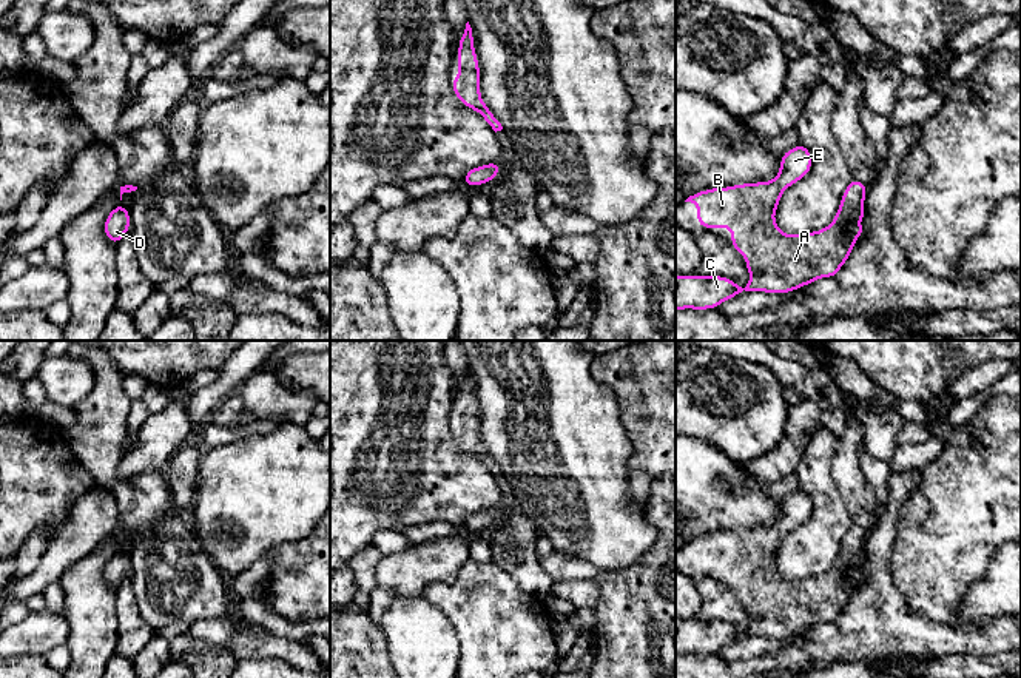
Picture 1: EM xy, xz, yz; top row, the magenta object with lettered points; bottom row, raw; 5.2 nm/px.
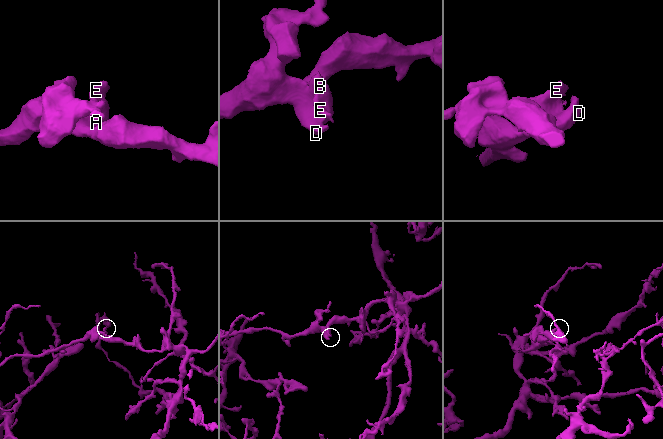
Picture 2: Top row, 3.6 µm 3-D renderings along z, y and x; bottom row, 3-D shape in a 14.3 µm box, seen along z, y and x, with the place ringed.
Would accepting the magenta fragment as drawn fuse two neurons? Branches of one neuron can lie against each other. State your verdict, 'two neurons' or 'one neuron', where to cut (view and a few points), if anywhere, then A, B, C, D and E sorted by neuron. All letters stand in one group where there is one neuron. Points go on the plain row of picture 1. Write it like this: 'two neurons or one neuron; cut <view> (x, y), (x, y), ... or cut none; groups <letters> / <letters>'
one neuron; cut none; groups A B C D E

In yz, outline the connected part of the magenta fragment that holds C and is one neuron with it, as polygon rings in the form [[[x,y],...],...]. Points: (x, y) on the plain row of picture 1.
[[[797,490],[783,498],[780,515],[770,527],[740,529],[725,533],[711,533],[689,541],[685,547],[697,550],[697,569],[708,573],[730,573],[731,590],[740,601],[746,602],[750,627],[740,633],[723,621],[679,621],[676,619],[676,656],[683,653],[709,655],[740,638],[790,638],[816,627],[821,623],[834,623],[851,599],[854,587],[864,578],[859,569],[865,561],[867,530],[853,524],[842,539],[839,555],[833,567],[813,578],[785,579],[774,566],[782,538],[811,515],[811,498],[807,492]]]

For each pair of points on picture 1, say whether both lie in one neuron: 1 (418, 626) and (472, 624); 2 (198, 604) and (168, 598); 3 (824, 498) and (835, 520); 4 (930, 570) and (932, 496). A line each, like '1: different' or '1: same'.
1: different
2: same
3: same
4: same

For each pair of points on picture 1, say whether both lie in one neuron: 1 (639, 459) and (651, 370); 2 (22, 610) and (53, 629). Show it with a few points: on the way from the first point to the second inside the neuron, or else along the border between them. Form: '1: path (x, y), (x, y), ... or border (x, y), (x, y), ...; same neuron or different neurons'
1: path (651, 438), (651, 392); same neuron
2: border (30, 610), (16, 624); different neurons

